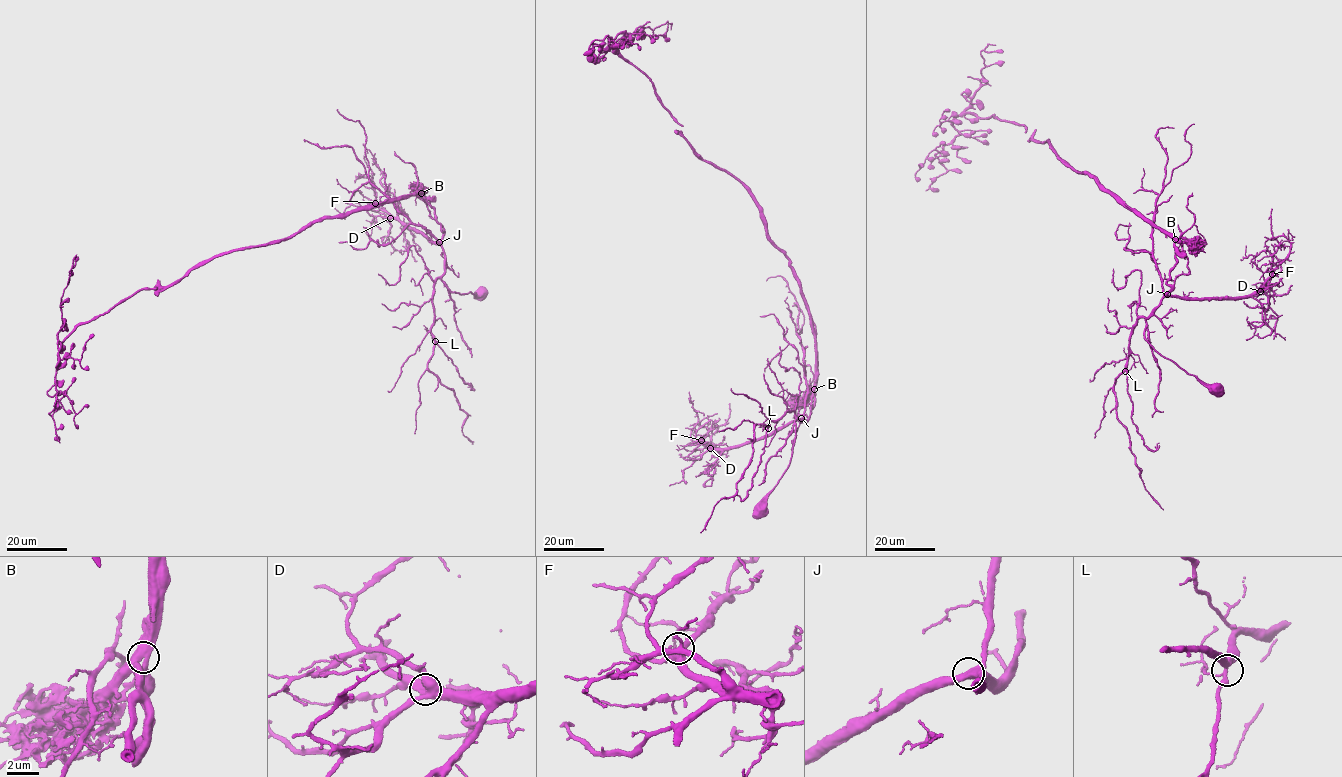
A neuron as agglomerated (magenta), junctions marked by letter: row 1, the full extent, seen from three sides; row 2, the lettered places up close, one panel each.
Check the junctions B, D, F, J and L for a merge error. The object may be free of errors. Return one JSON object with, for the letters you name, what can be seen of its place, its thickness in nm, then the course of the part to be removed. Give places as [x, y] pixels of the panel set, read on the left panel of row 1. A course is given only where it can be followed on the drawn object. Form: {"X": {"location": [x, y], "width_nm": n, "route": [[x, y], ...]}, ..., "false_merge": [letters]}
{"B": {"location": [421, 193], "width_nm": 550, "route": [[421, 192], [342, 217], [322, 219], [275, 243], [231, 250], [202, 261], [159, 291]]}, "false_merge": ["B"]}

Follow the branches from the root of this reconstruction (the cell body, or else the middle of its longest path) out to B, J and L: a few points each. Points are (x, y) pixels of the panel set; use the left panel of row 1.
B: (481, 292), (477, 297), (470, 292), (461, 295), (442, 280), (443, 232), (434, 208), (421, 192)
J: (481, 292), (477, 297), (470, 292), (461, 295), (450, 290), (442, 280), (445, 261), (439, 242)
L: (481, 292), (477, 297), (470, 292), (461, 295), (436, 279), (431, 329), (435, 341)

